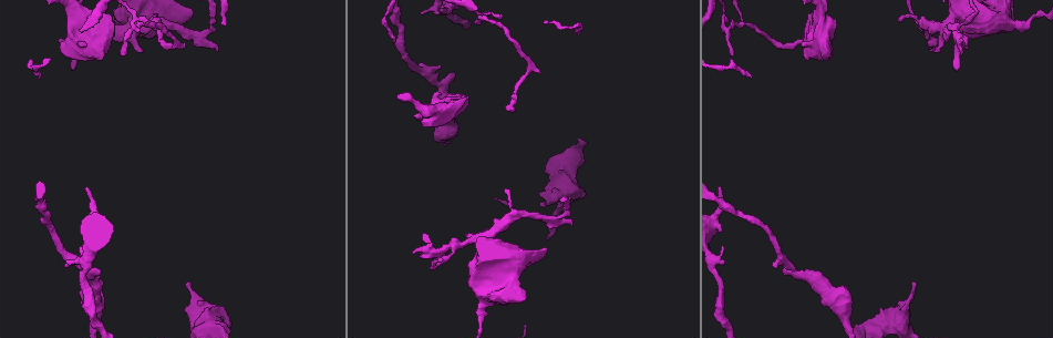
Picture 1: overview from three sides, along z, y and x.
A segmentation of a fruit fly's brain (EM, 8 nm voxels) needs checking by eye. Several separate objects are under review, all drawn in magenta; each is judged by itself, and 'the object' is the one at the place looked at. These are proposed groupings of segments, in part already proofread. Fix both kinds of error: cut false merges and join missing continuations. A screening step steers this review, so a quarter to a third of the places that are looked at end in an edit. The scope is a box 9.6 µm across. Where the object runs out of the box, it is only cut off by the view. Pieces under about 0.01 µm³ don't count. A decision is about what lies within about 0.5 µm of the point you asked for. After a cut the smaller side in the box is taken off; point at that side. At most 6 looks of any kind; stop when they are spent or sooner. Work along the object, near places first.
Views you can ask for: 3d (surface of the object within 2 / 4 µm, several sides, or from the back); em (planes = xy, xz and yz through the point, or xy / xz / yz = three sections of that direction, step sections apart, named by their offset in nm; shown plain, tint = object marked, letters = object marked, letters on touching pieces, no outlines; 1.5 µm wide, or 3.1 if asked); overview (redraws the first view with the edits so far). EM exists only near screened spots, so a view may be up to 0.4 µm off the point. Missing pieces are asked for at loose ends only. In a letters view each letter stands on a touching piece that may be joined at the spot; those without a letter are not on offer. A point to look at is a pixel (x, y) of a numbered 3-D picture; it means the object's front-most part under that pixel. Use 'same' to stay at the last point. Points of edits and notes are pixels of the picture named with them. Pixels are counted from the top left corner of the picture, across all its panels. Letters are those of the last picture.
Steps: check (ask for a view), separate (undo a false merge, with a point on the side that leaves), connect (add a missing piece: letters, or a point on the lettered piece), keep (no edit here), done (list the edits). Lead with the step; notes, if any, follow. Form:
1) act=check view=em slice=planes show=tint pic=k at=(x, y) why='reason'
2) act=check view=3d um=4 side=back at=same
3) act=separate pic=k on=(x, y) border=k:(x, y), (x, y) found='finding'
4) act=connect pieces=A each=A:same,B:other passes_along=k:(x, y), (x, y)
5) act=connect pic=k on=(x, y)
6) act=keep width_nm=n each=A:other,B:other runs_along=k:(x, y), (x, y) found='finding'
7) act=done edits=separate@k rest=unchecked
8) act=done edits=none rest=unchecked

act=check view=3d um=4 pic=1 at=(935, 52)

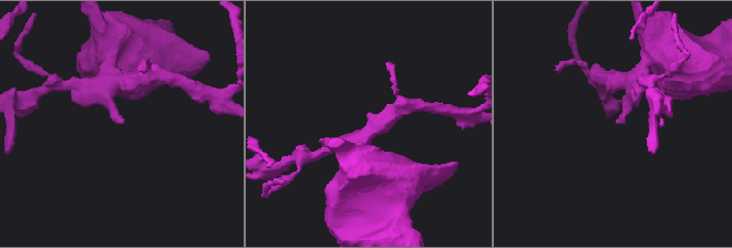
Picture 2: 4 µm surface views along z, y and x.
act=check view=em slice=planes show=letters pic=2 at=(122, 121) why='now the EM'

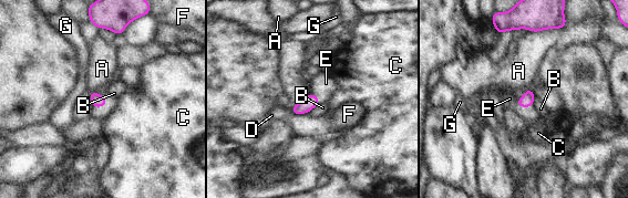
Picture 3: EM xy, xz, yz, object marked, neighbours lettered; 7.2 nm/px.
act=connect pieces=E each=A:other,B:other,C:other,D:other,E:same,F:other,G:other passes_along=3:(527, 100), (518, 100), (510, 98) found='it goes on there'

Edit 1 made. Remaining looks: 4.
act=check view=overview why='see it whole again'

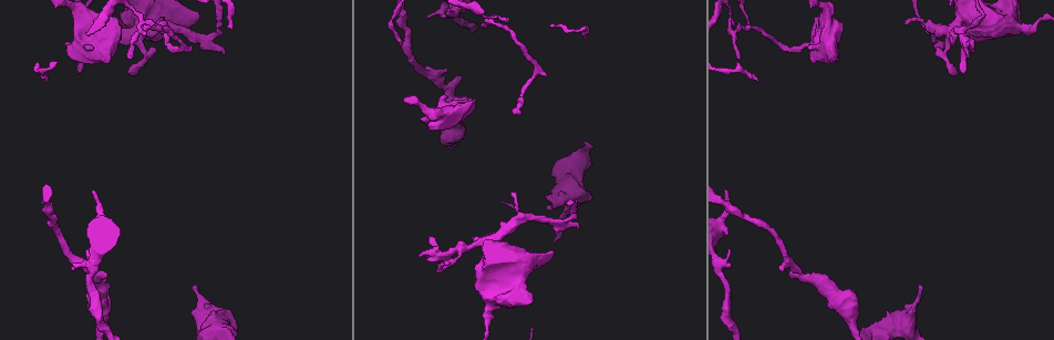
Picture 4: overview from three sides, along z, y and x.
act=check view=3d um=2 pic=4 at=(137, 31) why='sharp bend'

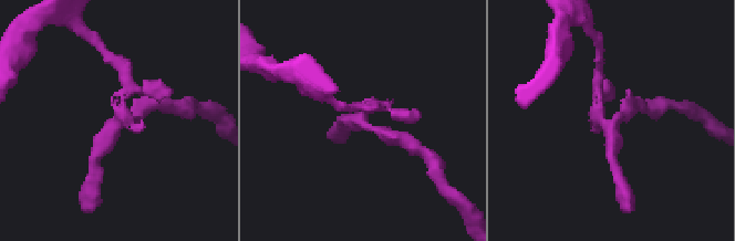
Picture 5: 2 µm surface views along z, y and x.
act=check view=em slice=planes show=tint pic=5 at=(122, 114)

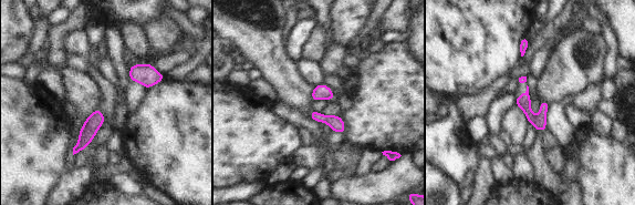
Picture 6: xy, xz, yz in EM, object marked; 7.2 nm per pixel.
act=check view=em slice=planes show=letters at=same why='see the neighbours'

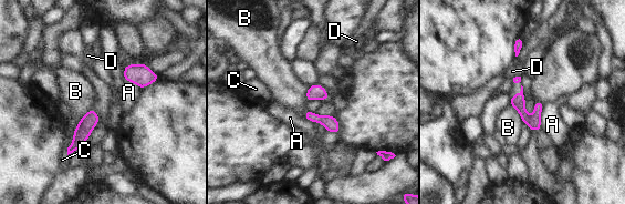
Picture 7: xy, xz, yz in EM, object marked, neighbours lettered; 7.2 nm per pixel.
act=keep width_nm=110 each=A:other,B:other,C:other,D:other found='all the same neuron'

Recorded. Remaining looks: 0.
act=done edits=connect@3 rest=unchecked

